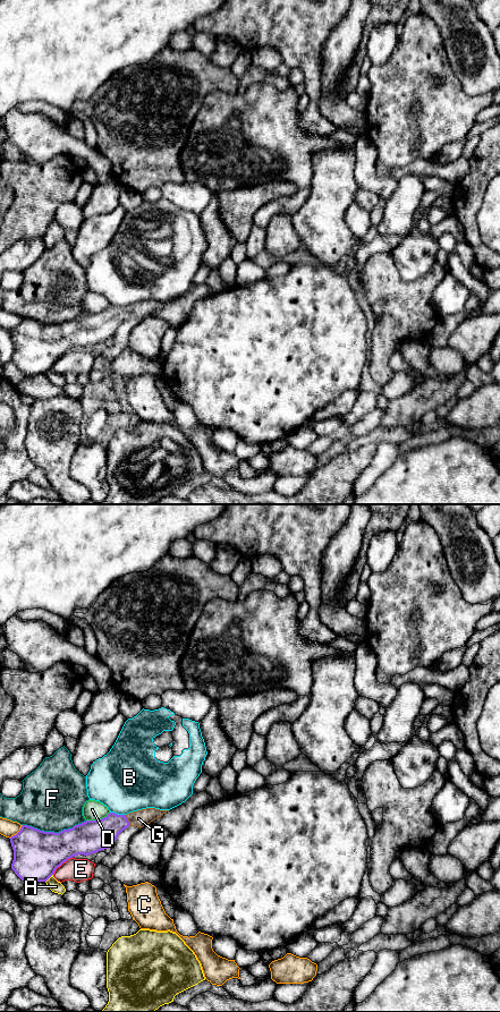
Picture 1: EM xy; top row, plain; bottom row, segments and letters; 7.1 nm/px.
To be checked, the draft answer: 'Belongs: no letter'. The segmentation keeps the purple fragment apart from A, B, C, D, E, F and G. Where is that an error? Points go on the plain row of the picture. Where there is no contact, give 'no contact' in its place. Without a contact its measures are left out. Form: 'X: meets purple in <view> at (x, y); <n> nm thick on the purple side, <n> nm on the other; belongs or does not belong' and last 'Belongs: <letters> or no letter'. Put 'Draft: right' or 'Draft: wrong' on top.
Draft: wrong
A: meets purple in xy at (49, 370); 340 nm thick on the purple side, 90 nm on the other; does not belong
B: meets purple in xy at (117, 307); 240 nm thick on the purple side, 440 nm on the other; does not belong
C: meets purple in xy at (17, 325); 340 nm thick on the purple side, 120 nm on the other; does not belong
D: meets purple in xy at (98, 312); 240 nm thick on the purple side, 140 nm on the other; does not belong
E: meets purple in xy at (61, 356); 340 nm thick on the purple side, 160 nm on the other; does not belong
F: meets purple in xy at (53, 324); 340 nm thick on the purple side, 460 nm on the other; does not belong
G: meets purple in xy at (127, 313); 220 nm thick on the purple side, 120 nm on the other; belongs
Belongs: G

